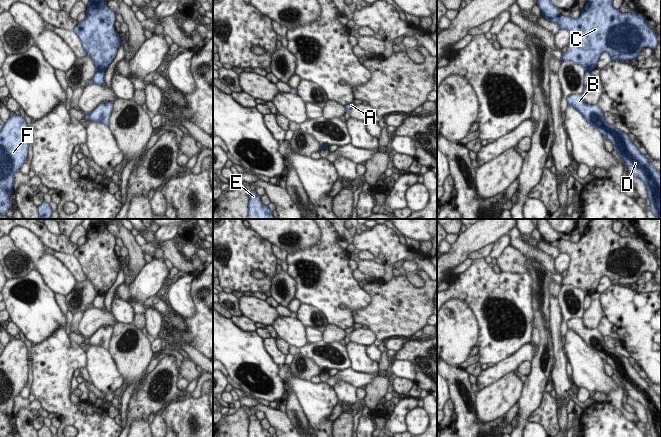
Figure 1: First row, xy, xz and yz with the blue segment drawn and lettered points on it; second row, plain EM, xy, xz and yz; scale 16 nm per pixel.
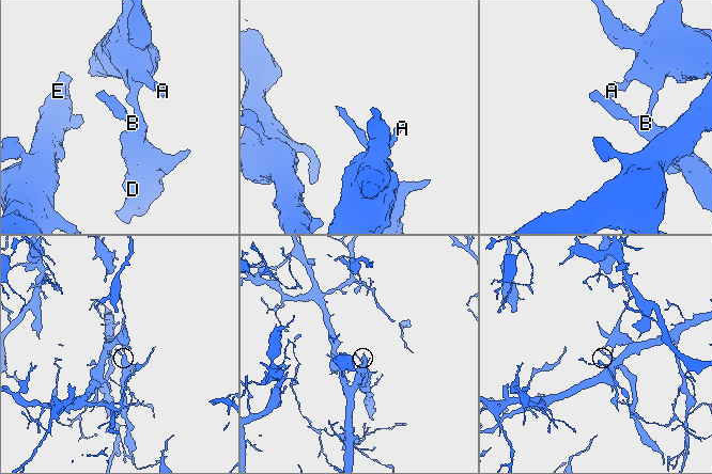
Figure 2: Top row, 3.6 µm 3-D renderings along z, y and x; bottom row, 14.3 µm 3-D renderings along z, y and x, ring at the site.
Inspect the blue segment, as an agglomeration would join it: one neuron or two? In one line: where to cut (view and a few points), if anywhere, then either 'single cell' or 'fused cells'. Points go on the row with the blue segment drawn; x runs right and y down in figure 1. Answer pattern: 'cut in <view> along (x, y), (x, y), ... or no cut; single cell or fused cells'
cut in xy along (97, 70), (103, 71); fused cells

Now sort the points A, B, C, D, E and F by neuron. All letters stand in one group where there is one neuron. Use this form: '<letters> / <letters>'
A C E F / B D

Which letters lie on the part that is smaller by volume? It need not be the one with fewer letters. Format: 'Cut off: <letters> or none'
Cut off: B, D

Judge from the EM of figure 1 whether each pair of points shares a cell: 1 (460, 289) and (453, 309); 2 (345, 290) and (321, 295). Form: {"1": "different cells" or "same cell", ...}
{"1": "different cells", "2": "same cell"}

